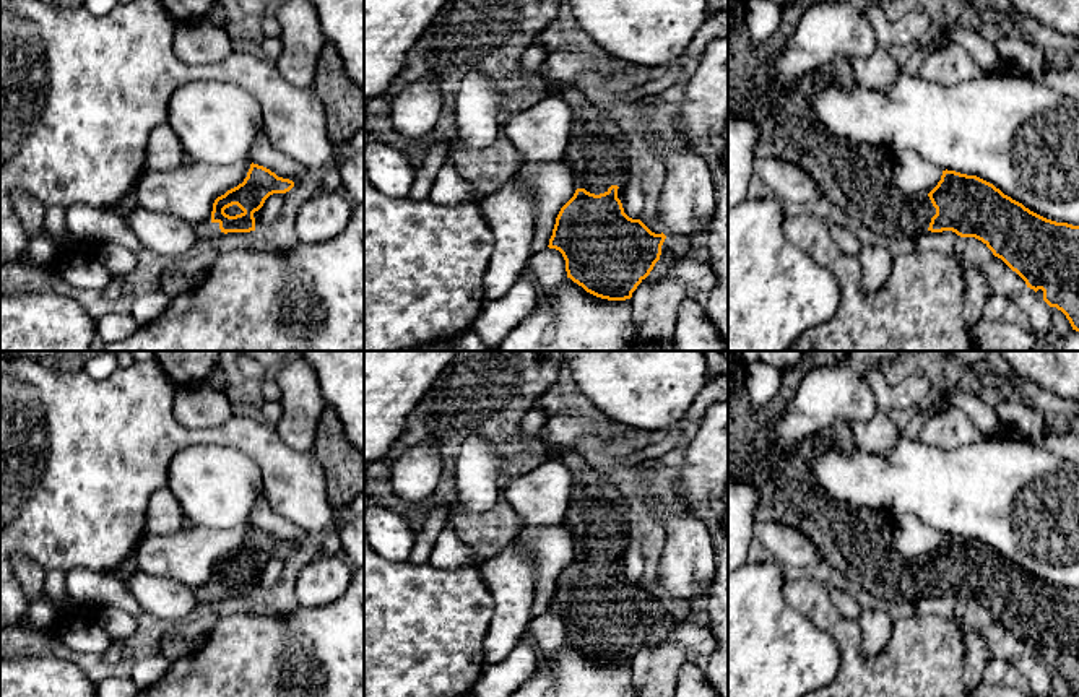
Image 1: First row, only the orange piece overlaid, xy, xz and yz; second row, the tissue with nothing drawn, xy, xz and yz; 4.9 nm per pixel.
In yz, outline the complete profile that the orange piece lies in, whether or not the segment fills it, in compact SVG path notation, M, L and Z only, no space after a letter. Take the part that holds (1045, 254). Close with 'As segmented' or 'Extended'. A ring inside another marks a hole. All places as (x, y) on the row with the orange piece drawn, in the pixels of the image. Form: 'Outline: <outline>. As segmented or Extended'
Outline: M728 0L728 119L746 119L759 127L757 156L803 167L816 180L822 206L853 226L869 227L879 240L915 244L928 231L952 231L982 240L1027 288L1042 289L1043 301L1061 310L1079 331L1079 226L1046 219L993 184L947 169L928 195L907 197L892 179L895 156L890 149L840 140L814 117L804 94L774 93L772 62L793 37L804 11L821 2L834 0L796 0L785 6L778 31L762 45L754 45L746 26L748 2Z. Extended

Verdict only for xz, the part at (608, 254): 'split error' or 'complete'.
split error

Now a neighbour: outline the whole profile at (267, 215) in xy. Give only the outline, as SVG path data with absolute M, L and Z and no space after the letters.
M284 193L270 195L265 200L263 206L254 213L255 231L260 232L270 227L278 219L283 205L284 205Z

